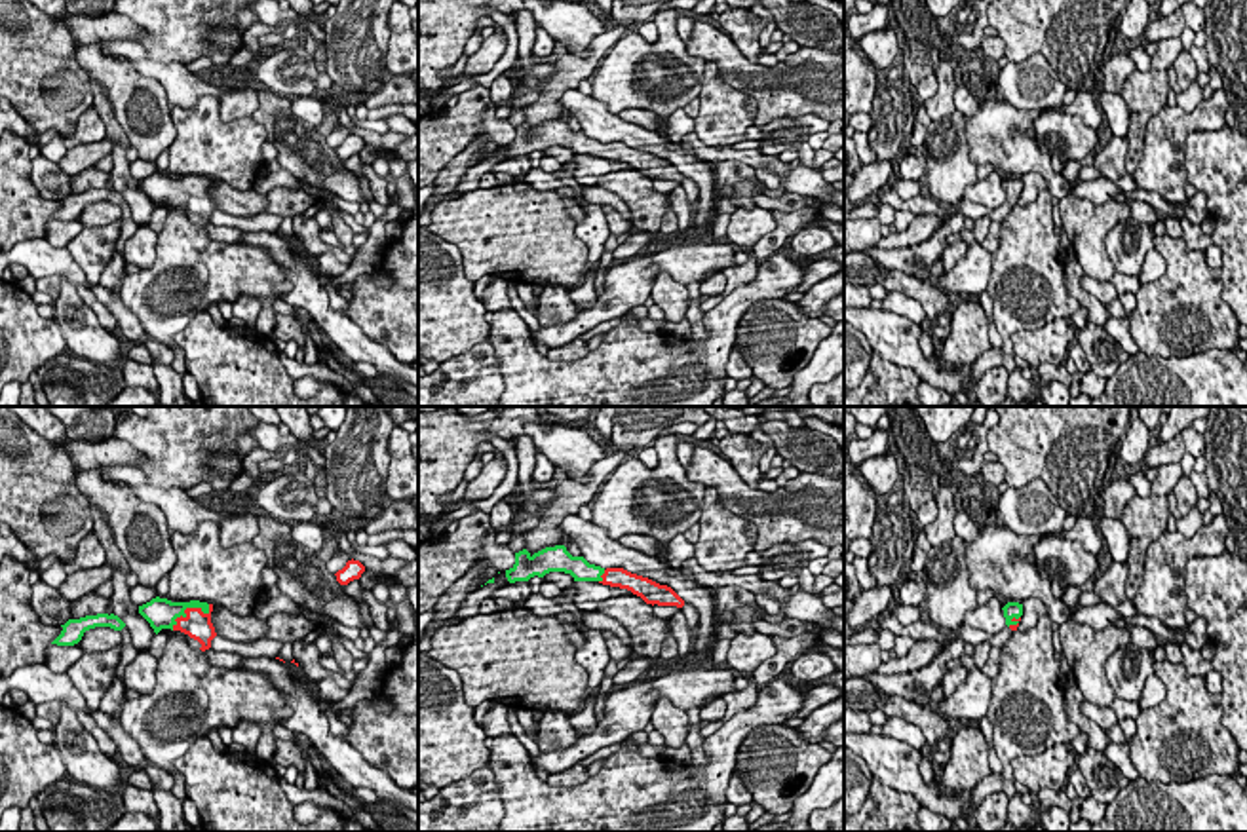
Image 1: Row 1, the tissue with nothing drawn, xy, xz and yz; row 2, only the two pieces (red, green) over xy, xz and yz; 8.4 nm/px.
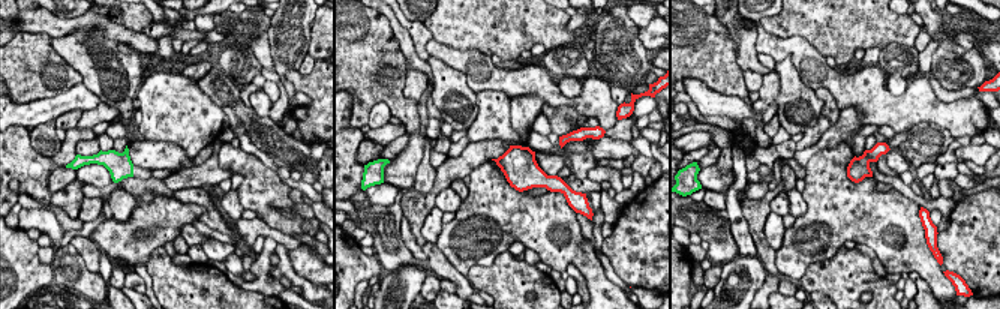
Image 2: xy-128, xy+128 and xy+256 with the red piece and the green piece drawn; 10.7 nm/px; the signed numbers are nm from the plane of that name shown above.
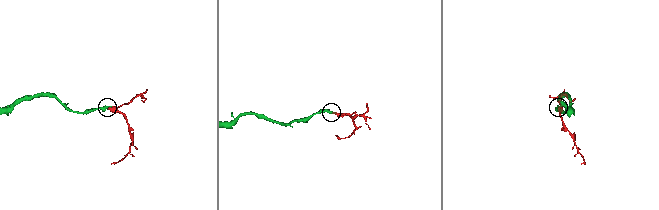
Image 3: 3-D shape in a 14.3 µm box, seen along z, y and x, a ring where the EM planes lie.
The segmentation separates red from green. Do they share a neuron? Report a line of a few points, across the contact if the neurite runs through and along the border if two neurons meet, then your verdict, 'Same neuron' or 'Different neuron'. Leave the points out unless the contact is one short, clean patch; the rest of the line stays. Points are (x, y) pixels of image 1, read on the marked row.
Line: xy (198, 625), (189, 608), (160, 612). Same neuron

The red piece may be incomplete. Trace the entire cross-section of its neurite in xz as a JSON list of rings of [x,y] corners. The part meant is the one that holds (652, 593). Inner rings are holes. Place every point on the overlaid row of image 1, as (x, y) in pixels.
[[[565,545],[546,547],[534,555],[527,549],[515,553],[515,564],[506,570],[506,577],[509,583],[515,583],[528,581],[534,576],[544,577],[549,572],[570,574],[574,581],[599,581],[603,585],[627,589],[652,606],[684,606],[684,600],[671,587],[660,585],[624,568],[604,570],[589,564],[584,557],[572,557]]]

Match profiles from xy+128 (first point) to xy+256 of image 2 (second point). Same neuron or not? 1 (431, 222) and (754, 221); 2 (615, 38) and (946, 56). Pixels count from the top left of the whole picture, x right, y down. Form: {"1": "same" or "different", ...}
{"1": "different", "2": "same"}

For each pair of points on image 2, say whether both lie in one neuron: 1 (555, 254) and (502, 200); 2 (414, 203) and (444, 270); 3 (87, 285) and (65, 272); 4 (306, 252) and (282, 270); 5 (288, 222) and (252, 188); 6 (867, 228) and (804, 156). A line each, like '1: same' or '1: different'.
1: same
2: same
3: same
4: different
5: same
6: different

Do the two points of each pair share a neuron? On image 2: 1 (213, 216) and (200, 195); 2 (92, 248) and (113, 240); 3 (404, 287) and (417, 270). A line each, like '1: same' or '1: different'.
1: same
2: different
3: same

